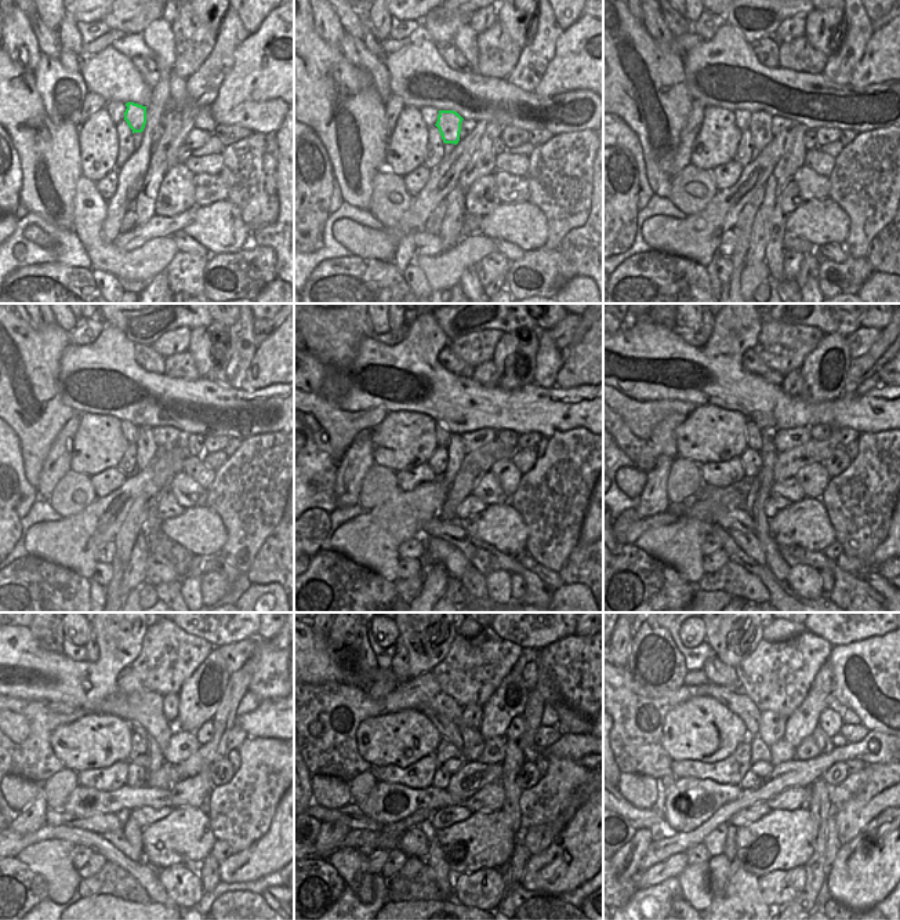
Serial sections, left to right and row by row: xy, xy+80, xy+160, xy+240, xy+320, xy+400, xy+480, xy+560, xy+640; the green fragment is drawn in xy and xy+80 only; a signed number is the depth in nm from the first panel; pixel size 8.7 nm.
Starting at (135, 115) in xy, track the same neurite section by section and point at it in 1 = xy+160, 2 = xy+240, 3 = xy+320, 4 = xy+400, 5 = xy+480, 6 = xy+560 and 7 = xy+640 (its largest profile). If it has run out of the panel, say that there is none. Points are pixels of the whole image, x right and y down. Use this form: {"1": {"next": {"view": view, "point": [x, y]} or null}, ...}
{"1": {"next": {"view": "xy+160", "point": [759, 128]}}, "2": {"next": {"view": "xy+240", "point": [145, 443]}}, "3": {"next": {"view": "xy+320", "point": [457, 451]}}, "4": {"next": {"view": "xy+400", "point": [754, 483]}}, "5": {"next": {"view": "xy+480", "point": [131, 829]}}, "6": {"next": {"view": "xy+560", "point": [435, 860]}}, "7": {"next": {"view": "xy+640", "point": [743, 893]}}}

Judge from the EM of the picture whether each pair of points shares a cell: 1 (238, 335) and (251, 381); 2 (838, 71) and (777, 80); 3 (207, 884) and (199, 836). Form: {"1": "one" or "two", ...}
{"1": "two", "2": "two", "3": "two"}

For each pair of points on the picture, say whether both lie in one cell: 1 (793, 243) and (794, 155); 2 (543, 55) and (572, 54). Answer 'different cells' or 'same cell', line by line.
1: different cells
2: different cells

